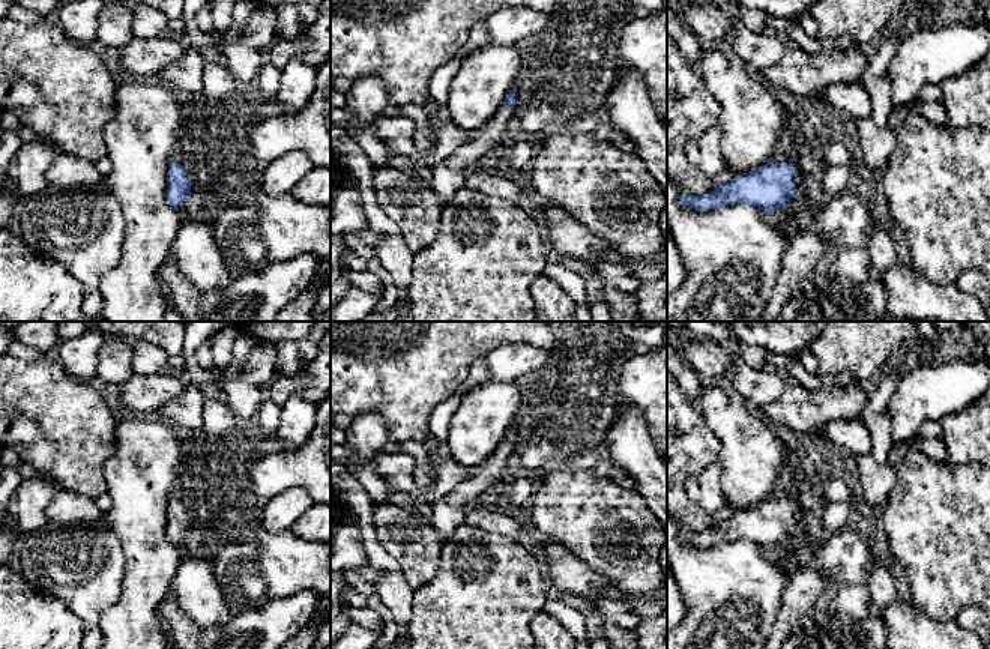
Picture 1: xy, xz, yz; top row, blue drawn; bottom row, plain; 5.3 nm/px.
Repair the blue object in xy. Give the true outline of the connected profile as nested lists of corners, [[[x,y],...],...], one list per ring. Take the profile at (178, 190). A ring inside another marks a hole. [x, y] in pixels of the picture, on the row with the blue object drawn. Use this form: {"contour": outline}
{"contour": [[[170,161],[167,171],[167,189],[165,197],[168,204],[177,210],[177,207],[191,194],[191,179],[188,171],[176,161]]]}

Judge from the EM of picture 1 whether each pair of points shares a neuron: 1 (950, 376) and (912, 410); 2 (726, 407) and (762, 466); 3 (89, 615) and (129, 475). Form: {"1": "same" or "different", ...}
{"1": "same", "2": "same", "3": "different"}

